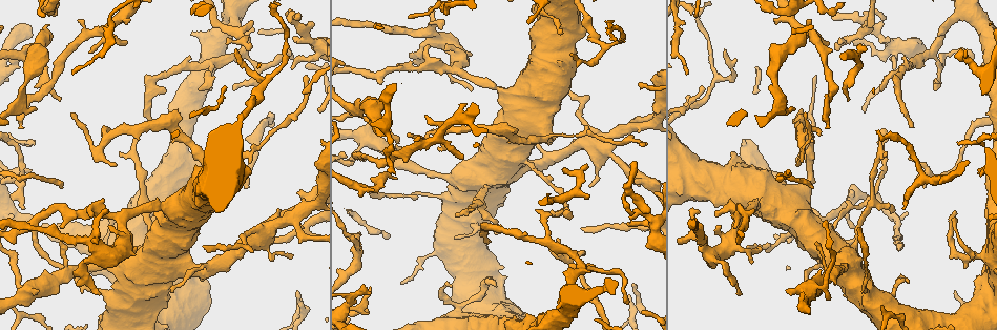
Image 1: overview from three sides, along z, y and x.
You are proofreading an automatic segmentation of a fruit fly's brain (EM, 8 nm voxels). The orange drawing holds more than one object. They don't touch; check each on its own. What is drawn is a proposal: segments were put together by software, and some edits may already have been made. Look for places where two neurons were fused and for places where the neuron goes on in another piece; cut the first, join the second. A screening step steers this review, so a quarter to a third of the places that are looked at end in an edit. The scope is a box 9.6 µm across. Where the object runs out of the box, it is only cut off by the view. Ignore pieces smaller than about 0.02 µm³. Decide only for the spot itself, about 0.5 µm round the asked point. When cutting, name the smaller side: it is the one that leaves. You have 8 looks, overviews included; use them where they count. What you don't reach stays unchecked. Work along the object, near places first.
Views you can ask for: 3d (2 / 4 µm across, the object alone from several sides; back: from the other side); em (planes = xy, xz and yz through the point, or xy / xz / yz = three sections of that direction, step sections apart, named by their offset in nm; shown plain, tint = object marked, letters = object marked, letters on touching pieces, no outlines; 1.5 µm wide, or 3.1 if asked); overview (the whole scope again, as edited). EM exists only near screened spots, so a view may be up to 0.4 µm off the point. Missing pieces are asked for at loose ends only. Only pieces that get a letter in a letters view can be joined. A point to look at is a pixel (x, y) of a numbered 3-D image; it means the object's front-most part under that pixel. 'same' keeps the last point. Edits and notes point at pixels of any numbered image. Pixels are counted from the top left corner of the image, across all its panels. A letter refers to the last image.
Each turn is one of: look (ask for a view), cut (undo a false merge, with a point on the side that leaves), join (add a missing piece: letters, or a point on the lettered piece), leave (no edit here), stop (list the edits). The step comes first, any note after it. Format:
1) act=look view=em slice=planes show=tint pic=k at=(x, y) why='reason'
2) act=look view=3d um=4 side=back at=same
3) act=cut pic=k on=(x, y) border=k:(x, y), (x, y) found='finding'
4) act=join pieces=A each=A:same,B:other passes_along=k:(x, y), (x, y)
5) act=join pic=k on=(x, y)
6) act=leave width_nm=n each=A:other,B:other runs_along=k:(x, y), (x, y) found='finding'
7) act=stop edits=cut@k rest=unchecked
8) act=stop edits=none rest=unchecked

act=look view=3d um=4 side=back pic=1 at=(724, 49) why='free end'

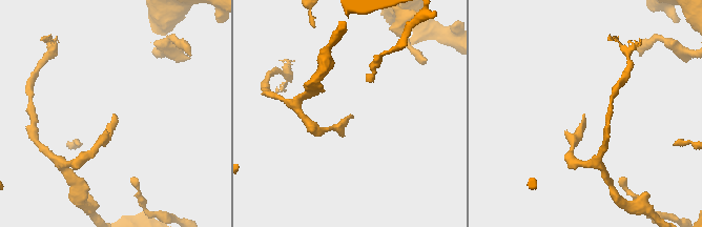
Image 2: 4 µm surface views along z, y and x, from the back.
act=look view=em slice=yz step=4 show=letters pic=2 at=(114, 115)

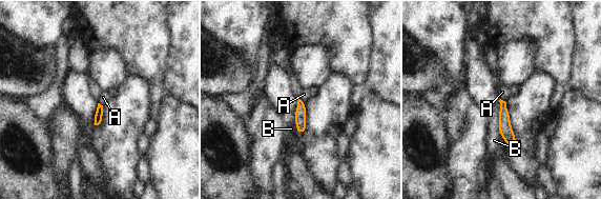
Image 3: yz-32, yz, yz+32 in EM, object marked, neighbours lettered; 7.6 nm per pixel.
act=look view=em slice=planes show=letters at=same

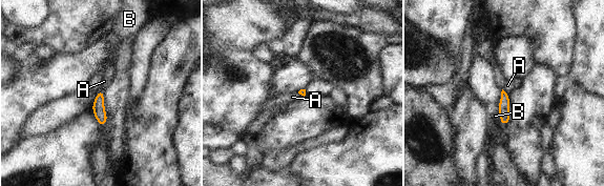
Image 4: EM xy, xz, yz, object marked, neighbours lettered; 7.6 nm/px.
act=leave each=A:other,B:other border=4:(502, 88), (508, 95) found='no lettered piece goes on from it'

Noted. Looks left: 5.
act=look view=em slice=yz step=4 show=tint pic=1 at=(485, 184) why='a narrow waist'

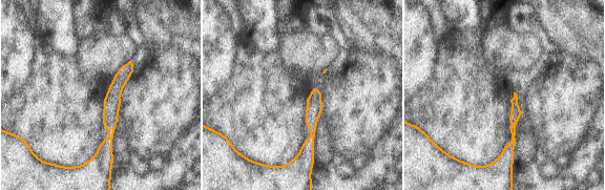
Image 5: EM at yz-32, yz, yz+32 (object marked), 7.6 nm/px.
act=look view=em slice=xy step=8 show=letters at=same why='another direction'

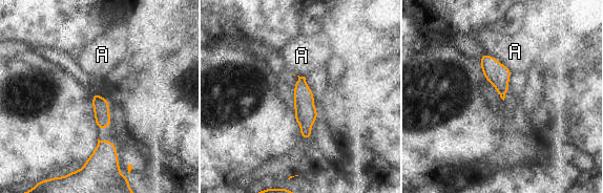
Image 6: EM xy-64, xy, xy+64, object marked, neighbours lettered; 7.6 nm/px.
act=leave width_nm=120 each=A:other runs_along=6:(300, 79), (306, 111), (307, 135) found='one neuron here'

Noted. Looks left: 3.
act=look view=em slice=xy step=8 show=tint pic=1 at=(369, 293)

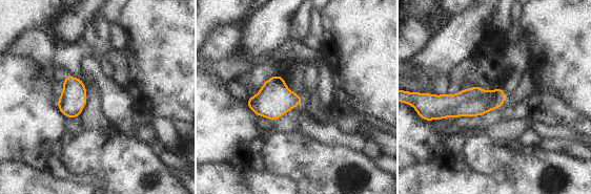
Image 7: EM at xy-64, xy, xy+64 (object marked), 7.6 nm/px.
act=look view=em slice=planes show=letters at=same

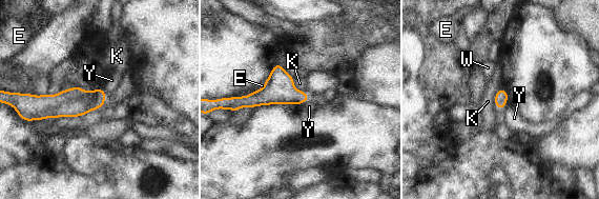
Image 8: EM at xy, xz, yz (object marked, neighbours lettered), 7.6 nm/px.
act=leave each=E:other,K:other,W:other,Y:other border=8:(101, 87), (105, 102), (97, 108) found='no lettered piece goes on from it'

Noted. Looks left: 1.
act=stop edits=none rest=unchecked

